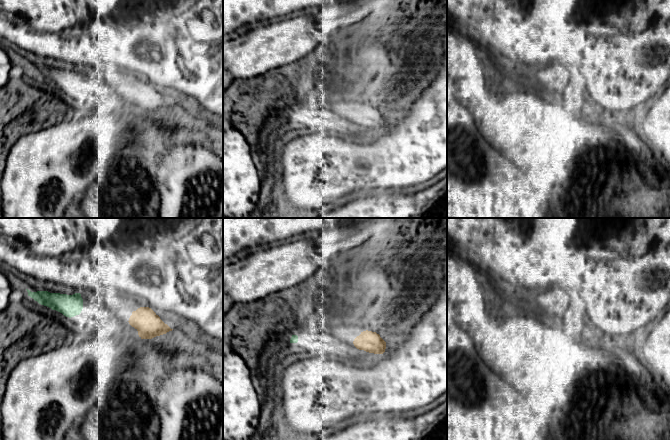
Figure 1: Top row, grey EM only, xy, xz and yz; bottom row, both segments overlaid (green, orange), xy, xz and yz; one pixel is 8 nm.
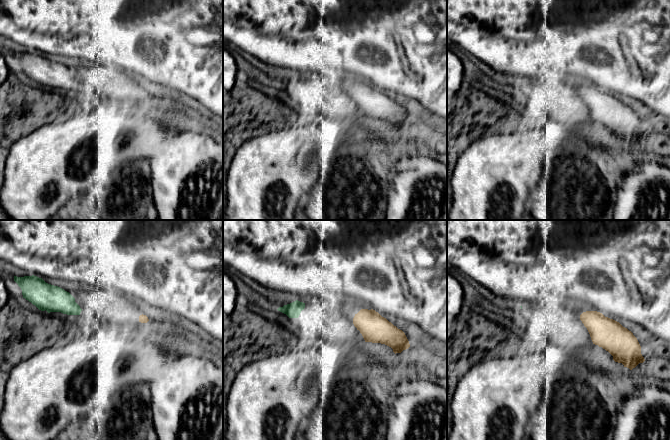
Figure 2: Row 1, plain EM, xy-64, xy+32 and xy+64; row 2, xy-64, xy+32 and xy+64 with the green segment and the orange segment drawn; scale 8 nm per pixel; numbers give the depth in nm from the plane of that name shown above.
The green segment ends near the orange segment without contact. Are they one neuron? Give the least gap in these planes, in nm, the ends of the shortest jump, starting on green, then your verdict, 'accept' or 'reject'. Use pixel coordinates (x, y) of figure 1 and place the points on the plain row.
380 nm | xy (82, 84), (128, 97) | reject

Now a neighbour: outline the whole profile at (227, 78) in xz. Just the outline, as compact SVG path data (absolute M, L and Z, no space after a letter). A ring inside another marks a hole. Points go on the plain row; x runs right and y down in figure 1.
M223 69L223 93L227 90L233 81L233 77Z

